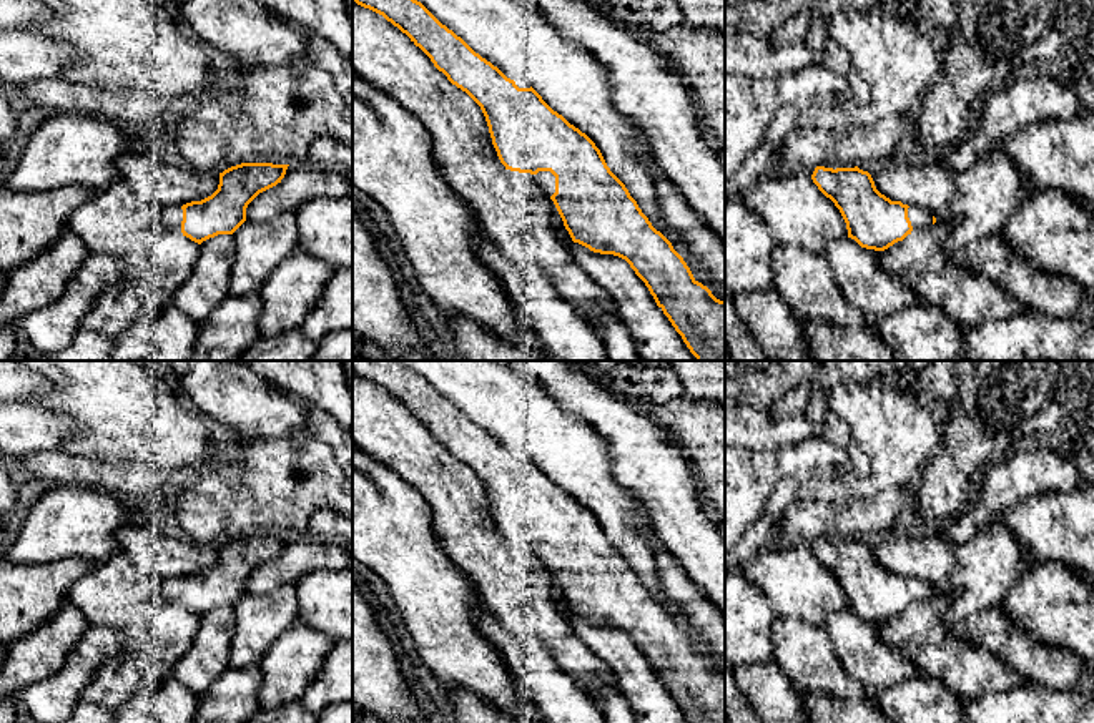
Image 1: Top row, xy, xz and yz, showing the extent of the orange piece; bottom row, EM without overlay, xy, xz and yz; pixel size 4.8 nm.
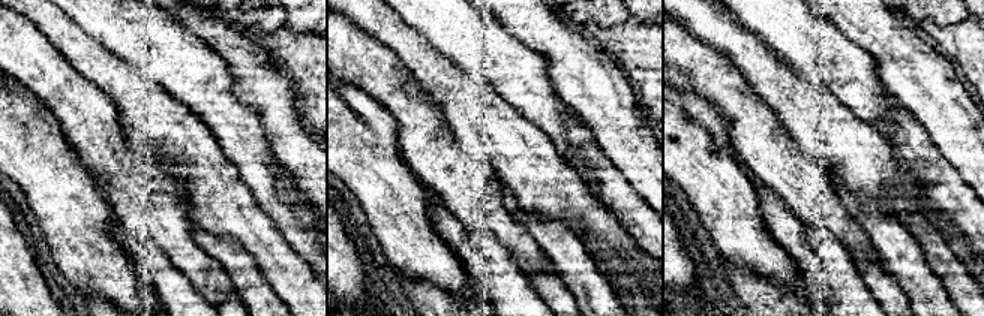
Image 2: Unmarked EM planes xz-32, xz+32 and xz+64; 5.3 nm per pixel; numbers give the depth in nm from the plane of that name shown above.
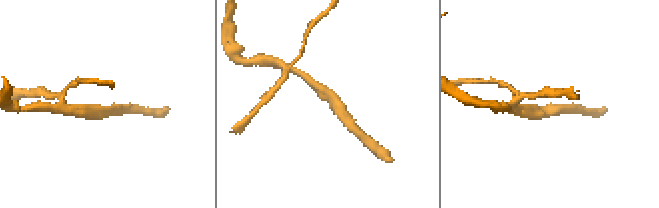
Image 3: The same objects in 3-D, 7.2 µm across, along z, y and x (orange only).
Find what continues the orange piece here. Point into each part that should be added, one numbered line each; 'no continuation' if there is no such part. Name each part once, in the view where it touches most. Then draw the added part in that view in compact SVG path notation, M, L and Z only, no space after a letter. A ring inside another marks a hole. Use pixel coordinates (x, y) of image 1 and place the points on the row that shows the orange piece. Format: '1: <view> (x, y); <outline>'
1: xz (546, 180); M539 171L535 181L539 188L547 194L552 196L555 193L555 176L550 171Z

